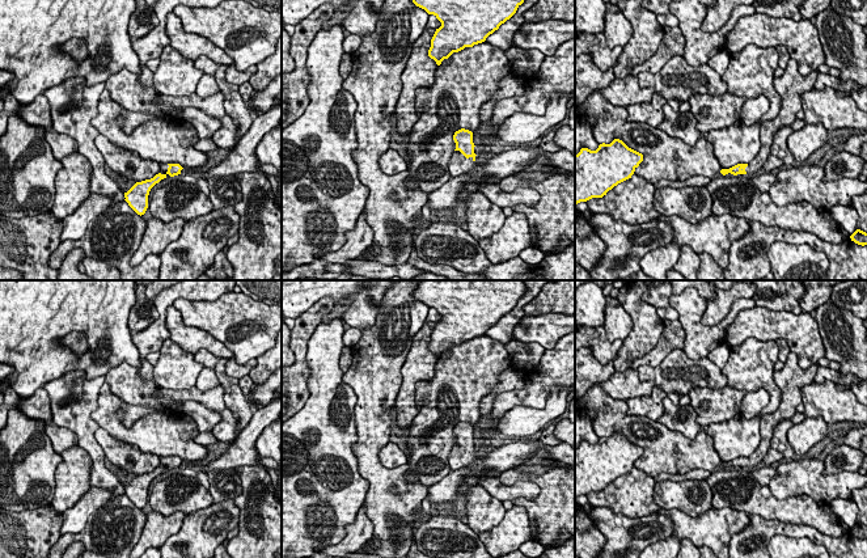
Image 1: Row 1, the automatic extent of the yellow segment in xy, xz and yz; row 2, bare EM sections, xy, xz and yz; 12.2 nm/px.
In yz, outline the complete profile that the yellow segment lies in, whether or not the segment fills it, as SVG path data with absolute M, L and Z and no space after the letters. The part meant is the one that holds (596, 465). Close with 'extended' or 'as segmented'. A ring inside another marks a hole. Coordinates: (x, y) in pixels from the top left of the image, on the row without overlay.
M622 434L600 437L596 444L581 441L575 448L575 499L592 491L602 491L618 477L631 472L643 448Z | as segmented

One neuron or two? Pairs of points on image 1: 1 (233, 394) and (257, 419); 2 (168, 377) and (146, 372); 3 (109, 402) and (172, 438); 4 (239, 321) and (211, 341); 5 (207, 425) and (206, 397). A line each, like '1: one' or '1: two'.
1: two
2: two
3: one
4: two
5: two

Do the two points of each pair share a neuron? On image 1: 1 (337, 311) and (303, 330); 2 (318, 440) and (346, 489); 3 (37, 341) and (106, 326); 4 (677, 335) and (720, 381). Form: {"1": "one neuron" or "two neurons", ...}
{"1": "two neurons", "2": "one neuron", "3": "one neuron", "4": "two neurons"}

